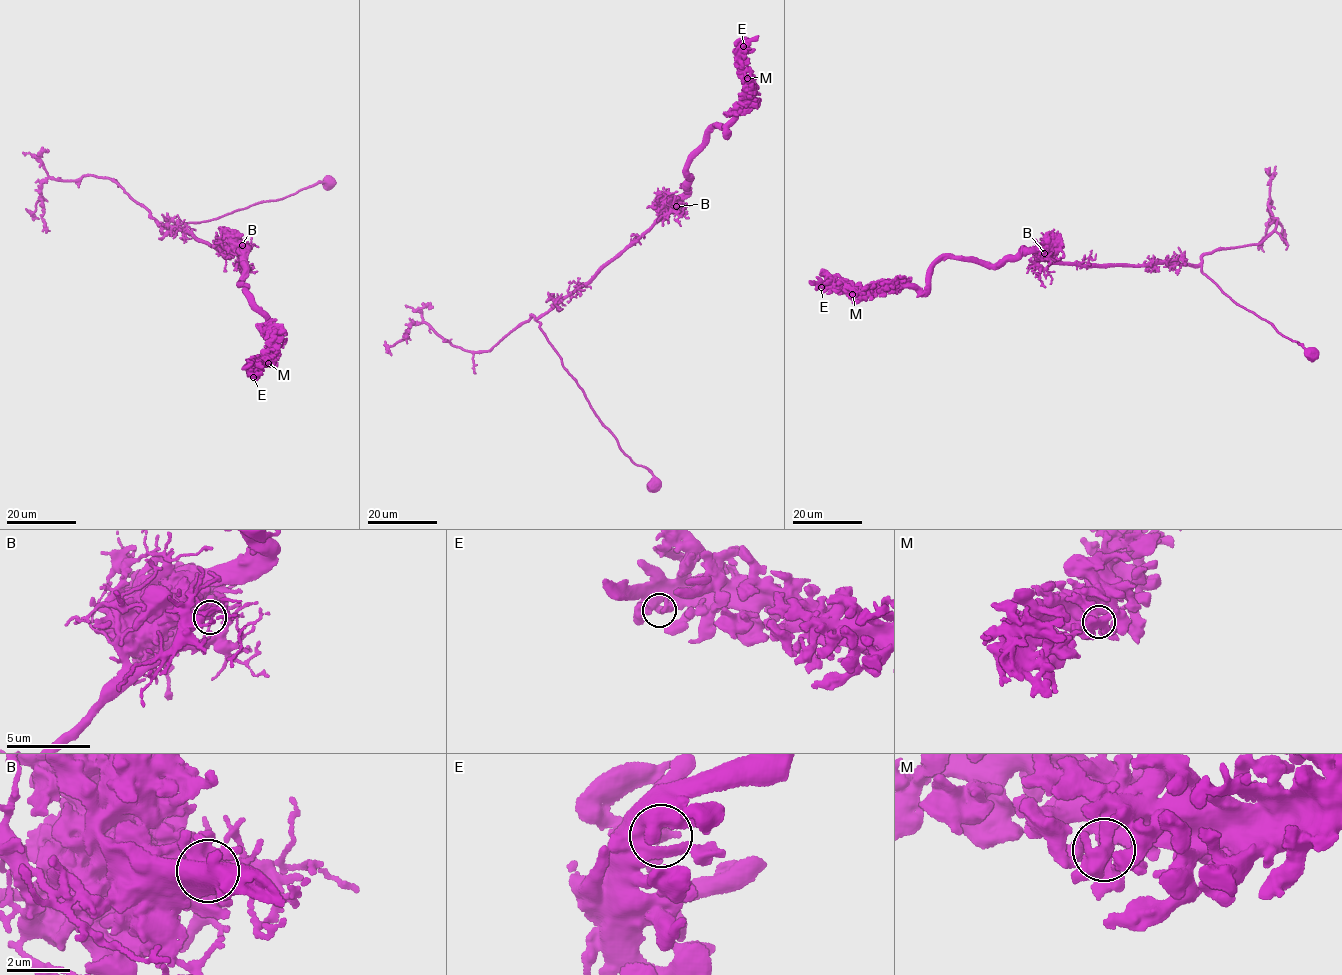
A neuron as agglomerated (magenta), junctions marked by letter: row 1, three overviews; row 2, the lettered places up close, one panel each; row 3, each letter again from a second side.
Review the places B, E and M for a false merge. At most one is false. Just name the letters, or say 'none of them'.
B

